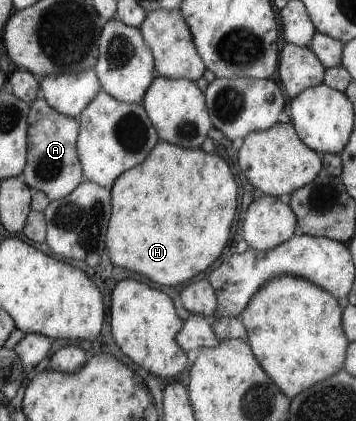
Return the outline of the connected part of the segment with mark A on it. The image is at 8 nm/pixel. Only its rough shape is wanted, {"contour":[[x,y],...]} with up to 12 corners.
{"contour":[[32,101],[20,180],[64,198],[83,182],[77,118]]}

